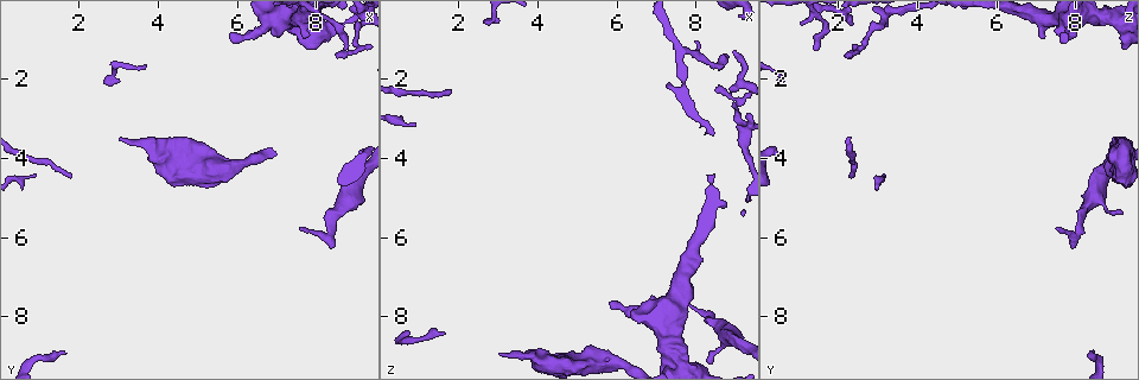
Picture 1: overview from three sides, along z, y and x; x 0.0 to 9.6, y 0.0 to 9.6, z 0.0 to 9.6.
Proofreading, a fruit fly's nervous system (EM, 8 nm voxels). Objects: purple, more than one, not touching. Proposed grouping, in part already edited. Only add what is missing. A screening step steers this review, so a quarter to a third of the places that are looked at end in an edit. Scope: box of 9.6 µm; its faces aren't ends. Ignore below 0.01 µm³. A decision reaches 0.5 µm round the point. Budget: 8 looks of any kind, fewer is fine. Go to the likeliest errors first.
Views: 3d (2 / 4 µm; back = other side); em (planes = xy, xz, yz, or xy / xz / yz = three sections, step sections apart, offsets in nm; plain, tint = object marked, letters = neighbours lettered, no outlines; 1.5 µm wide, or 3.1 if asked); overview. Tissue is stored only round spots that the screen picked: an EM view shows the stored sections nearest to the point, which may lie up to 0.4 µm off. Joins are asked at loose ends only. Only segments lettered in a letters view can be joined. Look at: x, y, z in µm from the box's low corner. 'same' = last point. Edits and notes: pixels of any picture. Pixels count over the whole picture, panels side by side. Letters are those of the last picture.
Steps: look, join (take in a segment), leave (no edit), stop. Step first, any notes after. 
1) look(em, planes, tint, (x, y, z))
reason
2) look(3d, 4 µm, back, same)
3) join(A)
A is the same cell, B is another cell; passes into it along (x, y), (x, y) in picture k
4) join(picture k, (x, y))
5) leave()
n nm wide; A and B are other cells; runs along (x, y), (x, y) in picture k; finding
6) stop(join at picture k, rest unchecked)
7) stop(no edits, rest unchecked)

look(em, planes, letters, (2.95, 3.50, 8.95))
an open end

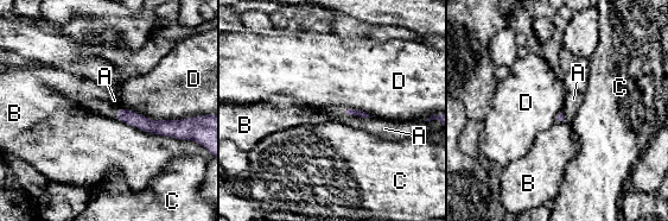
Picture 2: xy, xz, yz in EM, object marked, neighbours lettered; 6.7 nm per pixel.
join(A)
A is the same cell, B, C and D are other cells; passes into it along (347, 111), (358, 115), (385, 128) in picture 2; the neuron continues

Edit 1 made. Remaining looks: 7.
look(overview)

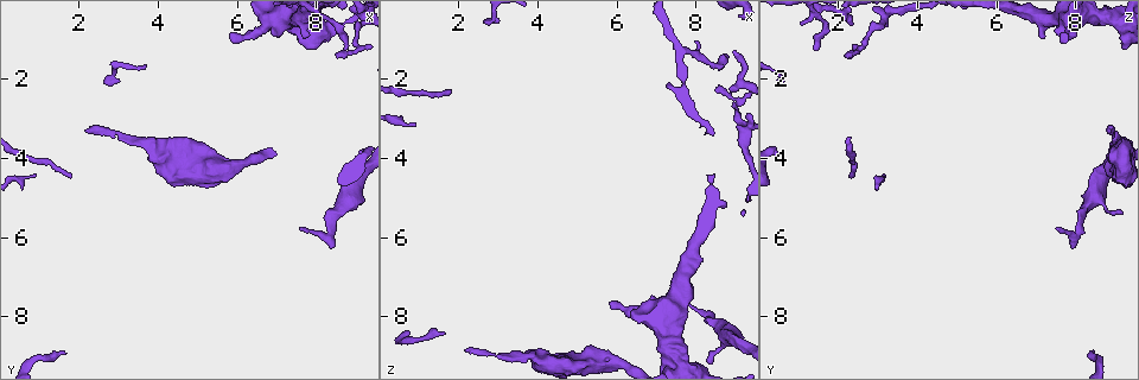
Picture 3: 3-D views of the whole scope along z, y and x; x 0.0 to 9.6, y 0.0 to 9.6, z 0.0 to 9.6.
look(em, yz, step 4, tint, (5.80, 0.85, 7.60))
an open end

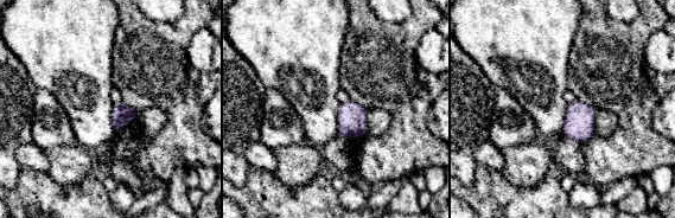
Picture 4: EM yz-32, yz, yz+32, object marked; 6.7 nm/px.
look(em, planes, letters, same)

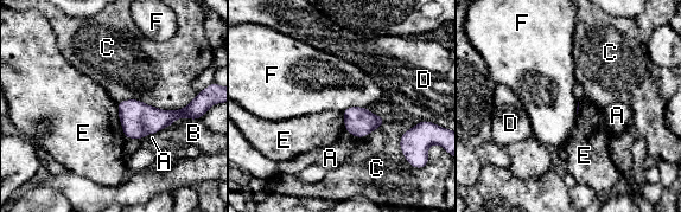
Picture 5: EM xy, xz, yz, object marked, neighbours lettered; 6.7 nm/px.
leave()
A, B, C, D, E and F are other cells; border along (366, 107), (348, 107), (342, 113) in picture 5; no lettered segment goes on from it

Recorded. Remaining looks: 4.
look(em, planes, letters, (8.75, 1.35, 1.45))
thin end

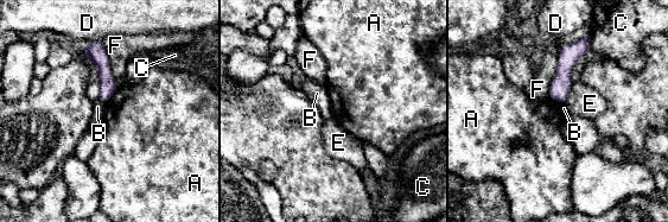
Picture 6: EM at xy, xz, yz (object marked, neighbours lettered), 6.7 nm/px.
leave()
100 nm wide; A, B, C, D, E and F are other cells; runs along (579, 44), (565, 63), (561, 100) in picture 6; no lettered segment goes on from it

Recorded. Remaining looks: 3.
stop(join at picture 2, rest unchecked)

